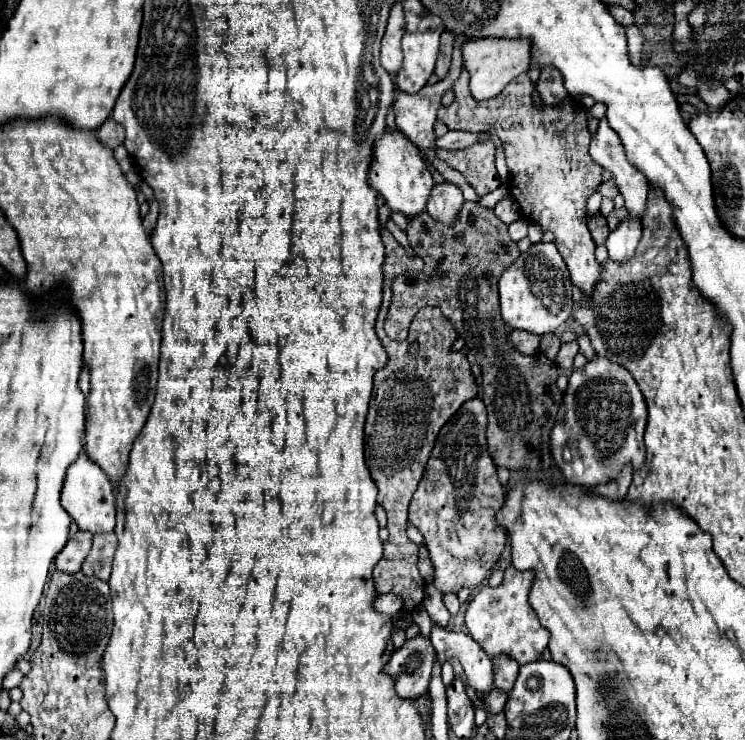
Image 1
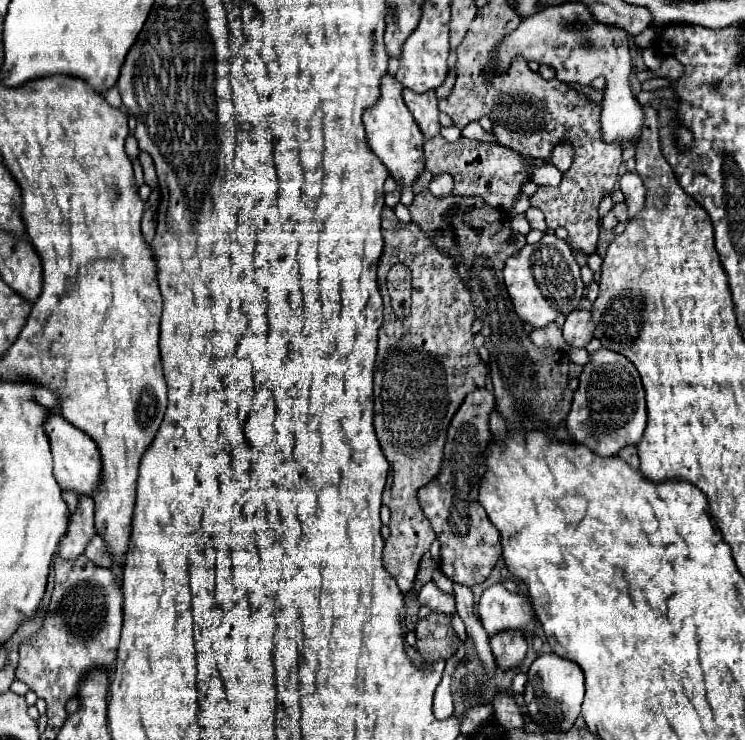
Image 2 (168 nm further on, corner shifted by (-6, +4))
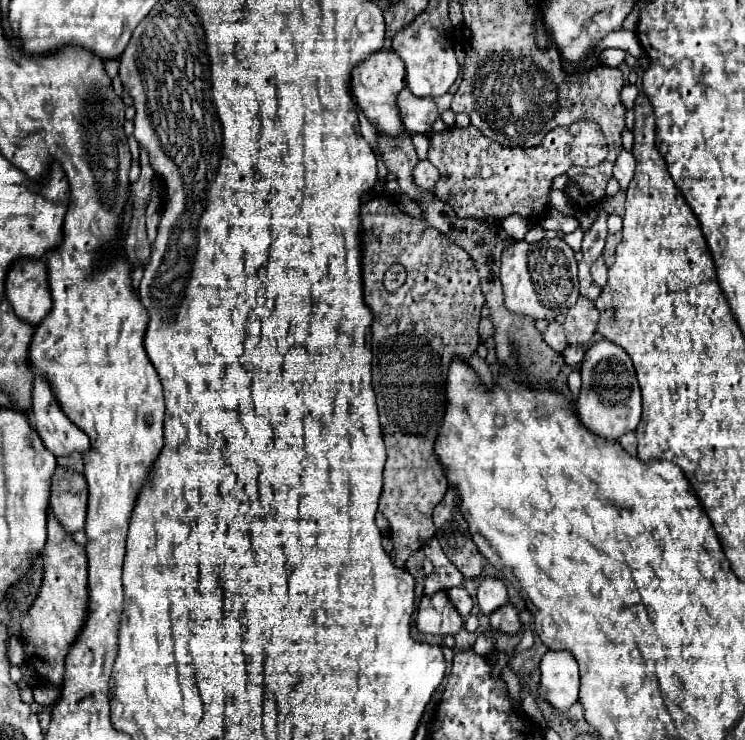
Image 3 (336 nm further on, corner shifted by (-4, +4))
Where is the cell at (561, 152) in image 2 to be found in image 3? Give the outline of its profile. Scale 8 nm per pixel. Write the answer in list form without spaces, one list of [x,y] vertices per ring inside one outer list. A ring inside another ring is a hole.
[[[577,121],[569,127],[557,127],[549,131],[537,147],[531,147],[531,149],[501,147],[499,143],[485,139],[481,131],[477,131],[475,127],[467,127],[467,129],[449,127],[441,133],[429,135],[429,161],[441,173],[441,179],[437,181],[437,187],[435,187],[435,195],[443,203],[449,203],[459,217],[489,217],[491,215],[495,219],[505,219],[513,213],[519,213],[527,219],[539,219],[547,211],[547,195],[551,191],[553,177],[567,173],[567,169],[573,165],[583,165],[583,167],[597,165],[605,159],[605,155],[607,155],[605,137],[601,135],[599,127],[589,121]]]

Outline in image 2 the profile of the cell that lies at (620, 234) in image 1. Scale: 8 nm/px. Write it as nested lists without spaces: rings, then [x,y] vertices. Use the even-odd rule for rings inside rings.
[[[627,171],[627,173],[623,173],[619,185],[621,185],[621,191],[625,195],[625,203],[629,207],[629,215],[633,217],[637,211],[643,209],[643,203],[645,203],[643,181],[637,175],[637,171]]]

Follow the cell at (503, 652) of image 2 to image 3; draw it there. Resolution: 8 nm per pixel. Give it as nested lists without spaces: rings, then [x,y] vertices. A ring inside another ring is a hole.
[[[505,605],[501,609],[497,609],[491,617],[489,623],[495,631],[503,633],[503,635],[517,635],[521,629],[519,617],[517,617],[517,609],[513,605]]]

